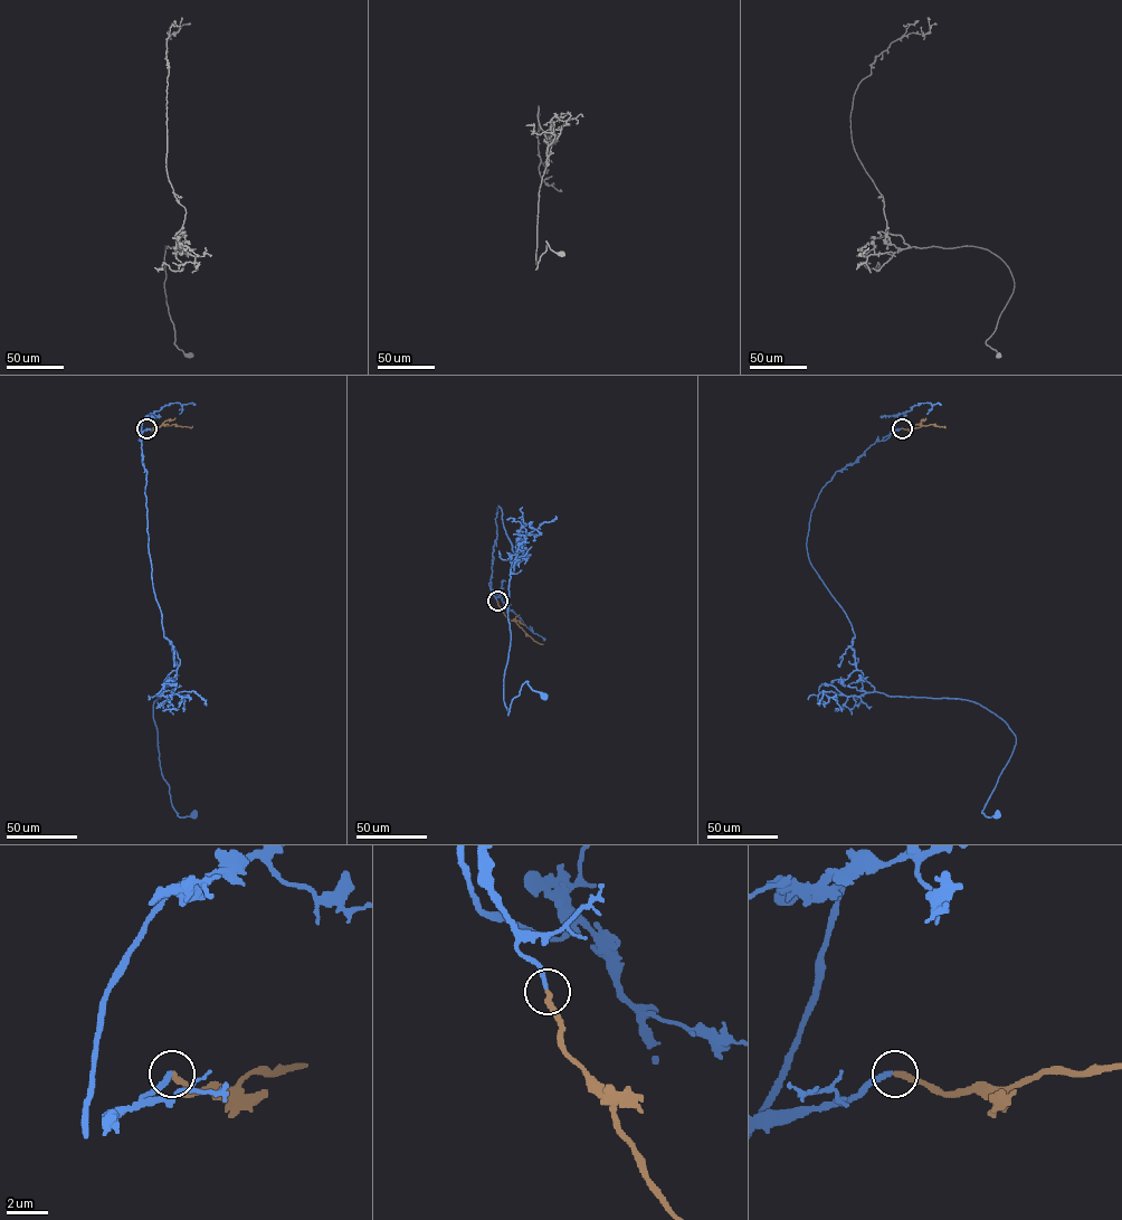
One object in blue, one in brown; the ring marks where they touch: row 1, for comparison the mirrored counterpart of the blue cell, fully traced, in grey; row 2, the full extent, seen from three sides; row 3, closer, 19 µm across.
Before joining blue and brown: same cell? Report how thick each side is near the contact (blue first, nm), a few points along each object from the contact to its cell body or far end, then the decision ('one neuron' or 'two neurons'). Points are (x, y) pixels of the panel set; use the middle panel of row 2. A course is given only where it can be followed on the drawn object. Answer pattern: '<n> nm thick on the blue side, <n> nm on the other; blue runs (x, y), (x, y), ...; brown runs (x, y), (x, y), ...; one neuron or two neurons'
200 nm thick on the blue side, 300 nm on the other; blue runs (497, 601), (491, 580), (498, 506), (513, 554), (530, 555), (510, 575), (507, 715), (525, 681), (543, 697); brown runs (497, 601), (506, 616), (543, 644); one neuron

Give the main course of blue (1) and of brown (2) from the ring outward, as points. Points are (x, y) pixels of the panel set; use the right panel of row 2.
1: (901, 428), (823, 488), (807, 554), (874, 691), (968, 700), (1008, 726), (1016, 744), (982, 812), (997, 815)
2: (902, 428), (944, 426)

